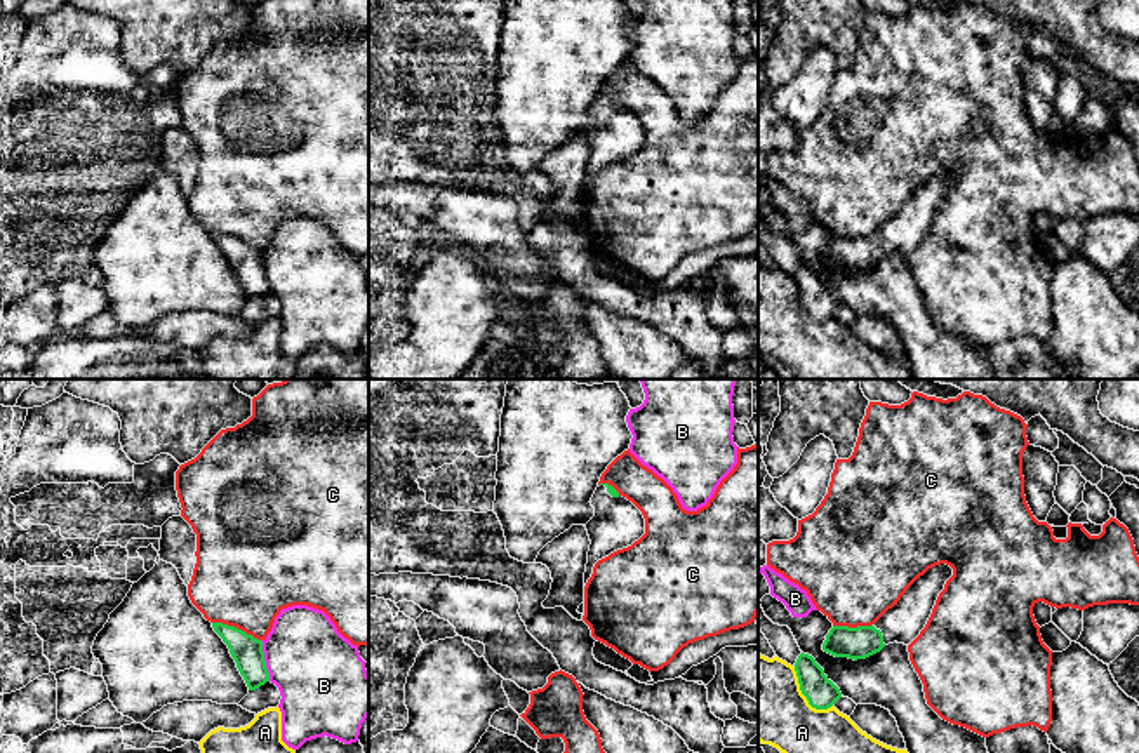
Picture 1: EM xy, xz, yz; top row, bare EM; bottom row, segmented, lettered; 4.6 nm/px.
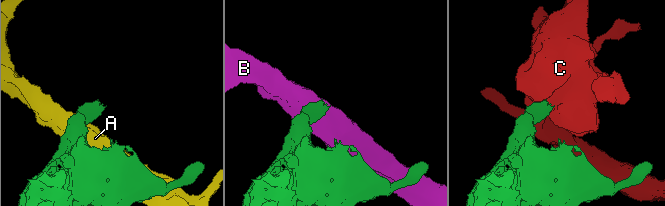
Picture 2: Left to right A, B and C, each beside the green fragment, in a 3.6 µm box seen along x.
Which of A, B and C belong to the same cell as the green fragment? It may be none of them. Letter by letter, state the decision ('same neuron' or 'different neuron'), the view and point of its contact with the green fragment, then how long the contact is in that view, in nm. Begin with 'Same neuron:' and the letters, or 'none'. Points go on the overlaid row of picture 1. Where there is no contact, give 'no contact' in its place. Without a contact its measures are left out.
Same neuron: none
A: different neuron; meets green in yz at (804, 694); contact 260 nm long
B: different neuron; meets green in xy at (265, 661); contact 200 nm long
C: different neuron; meets green in xy at (237, 628); contact 240 nm long

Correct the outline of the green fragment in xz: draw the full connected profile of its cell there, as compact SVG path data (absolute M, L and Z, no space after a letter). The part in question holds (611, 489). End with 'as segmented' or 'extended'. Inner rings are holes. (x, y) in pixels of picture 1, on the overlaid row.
M600 483L591 497L595 516L584 525L589 536L584 586L598 560L631 546L645 534L642 511L612 485Z | extended

